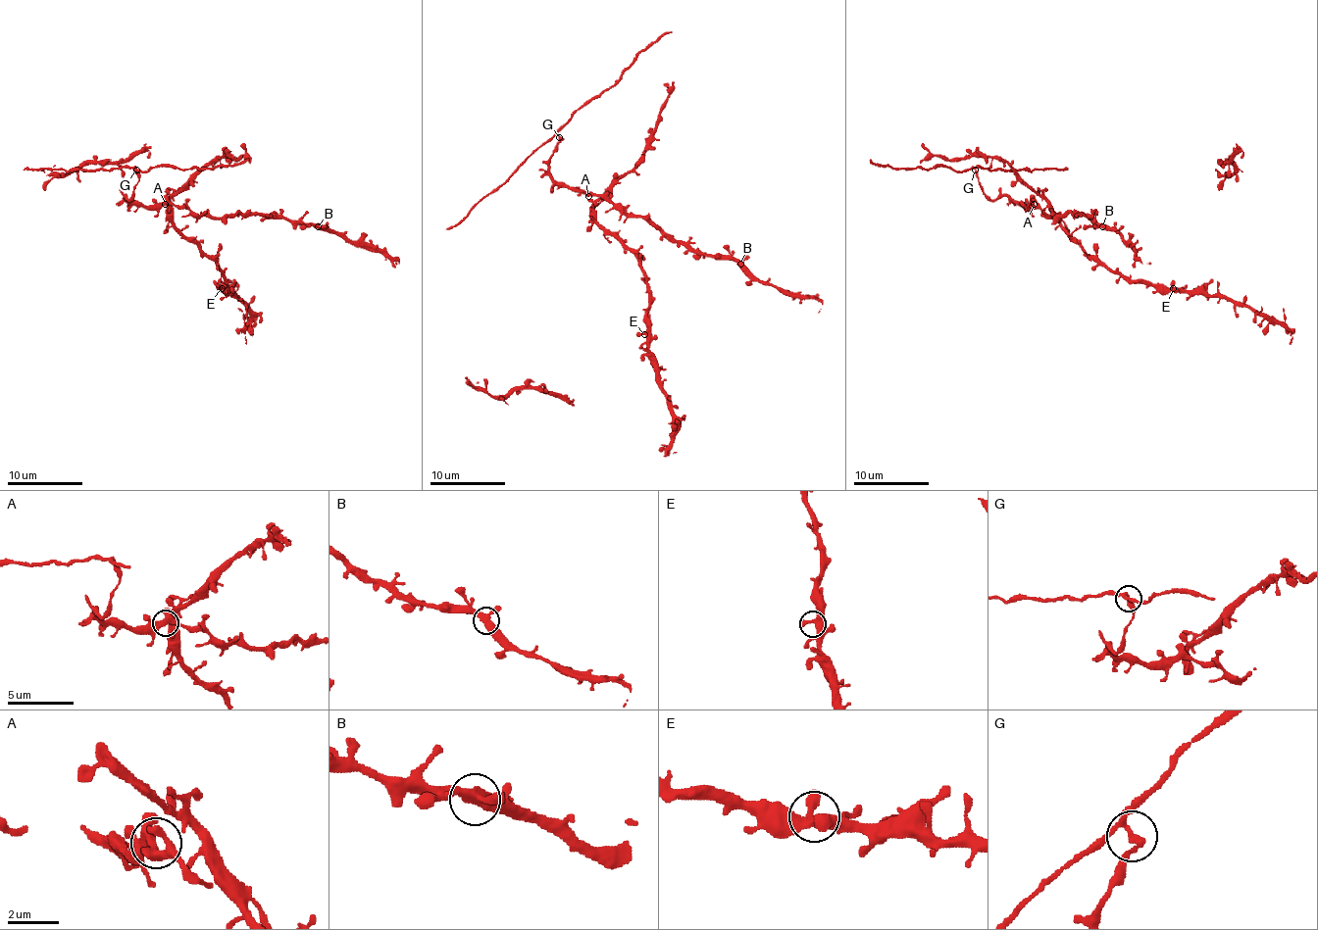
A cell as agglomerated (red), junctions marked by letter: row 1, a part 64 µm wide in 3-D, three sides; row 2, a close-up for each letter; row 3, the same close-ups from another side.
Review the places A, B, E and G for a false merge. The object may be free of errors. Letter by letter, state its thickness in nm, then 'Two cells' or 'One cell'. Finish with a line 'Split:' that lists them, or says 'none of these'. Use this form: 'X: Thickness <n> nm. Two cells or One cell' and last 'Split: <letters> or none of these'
A: Thickness 360 nm. One cell
B: Thickness 380 nm. One cell
E: Thickness 360 nm. One cell
G: Thickness 200 nm. Two cells
Split: G

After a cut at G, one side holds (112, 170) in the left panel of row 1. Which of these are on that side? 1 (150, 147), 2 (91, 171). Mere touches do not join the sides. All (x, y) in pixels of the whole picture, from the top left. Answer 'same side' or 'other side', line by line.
1: other side
2: same side

